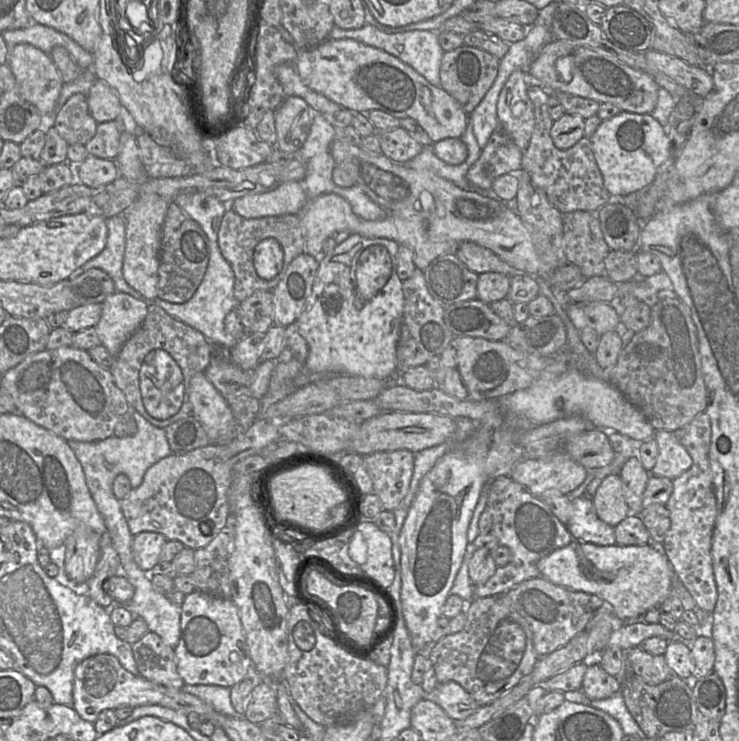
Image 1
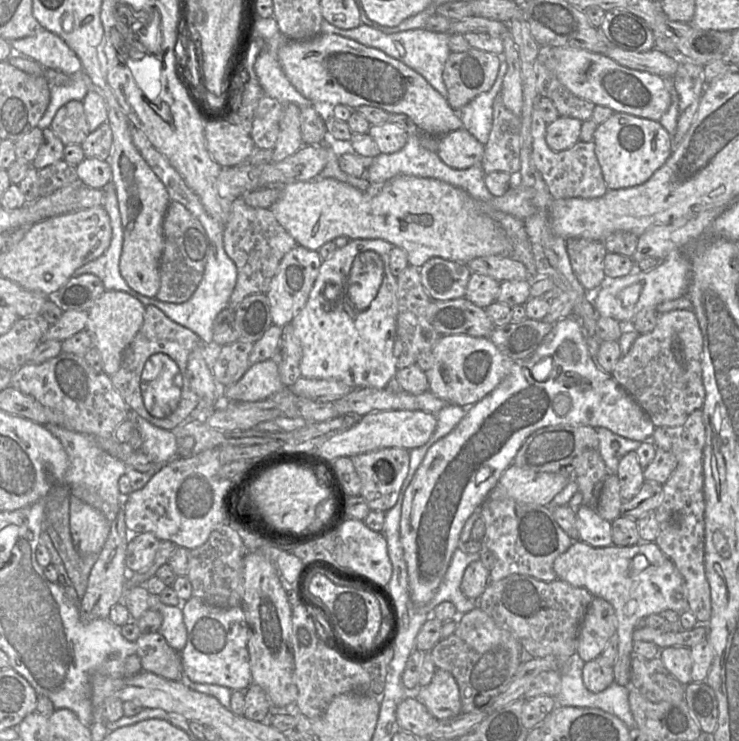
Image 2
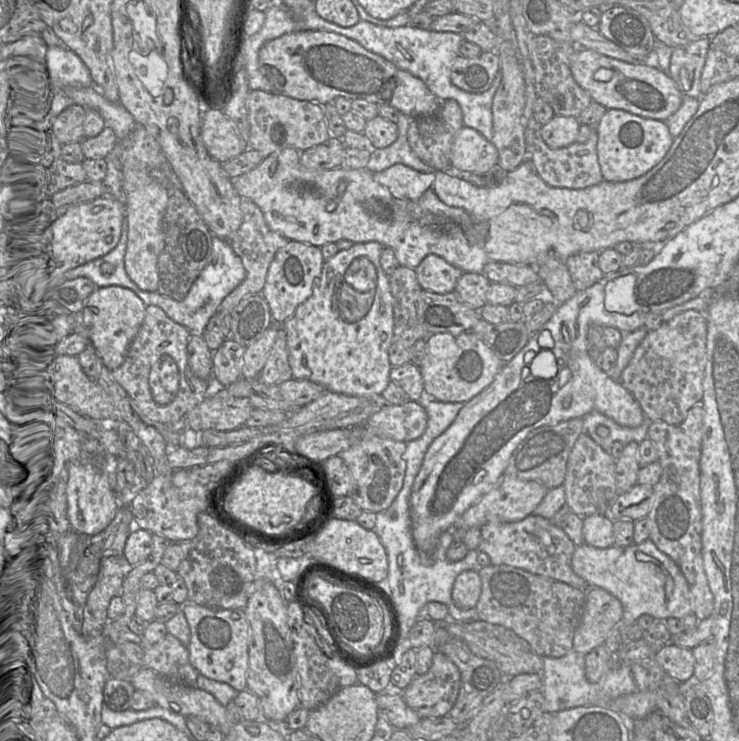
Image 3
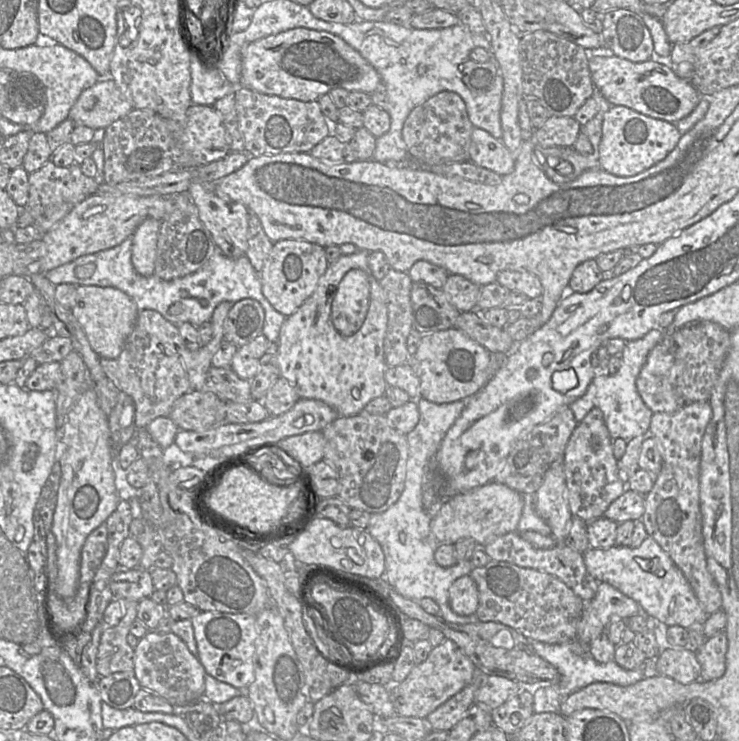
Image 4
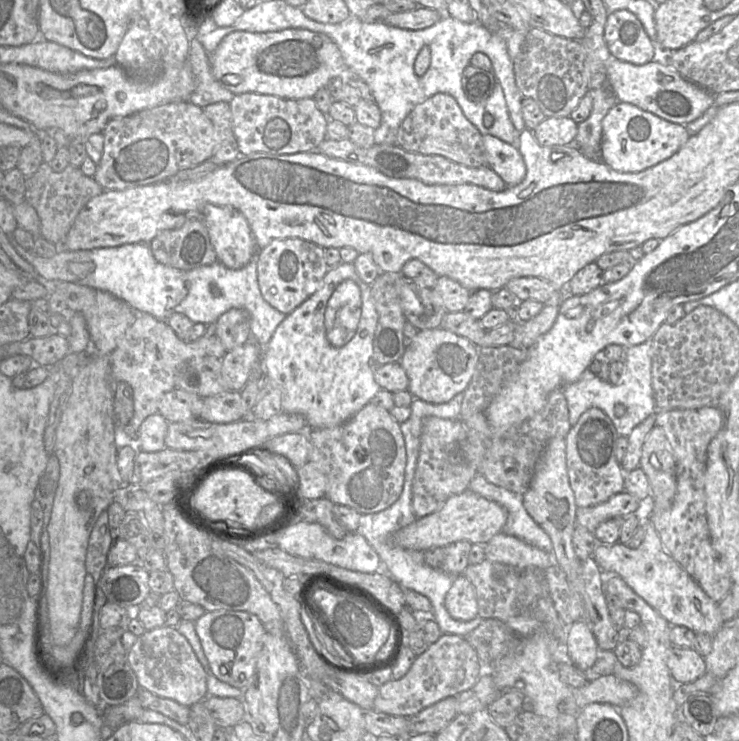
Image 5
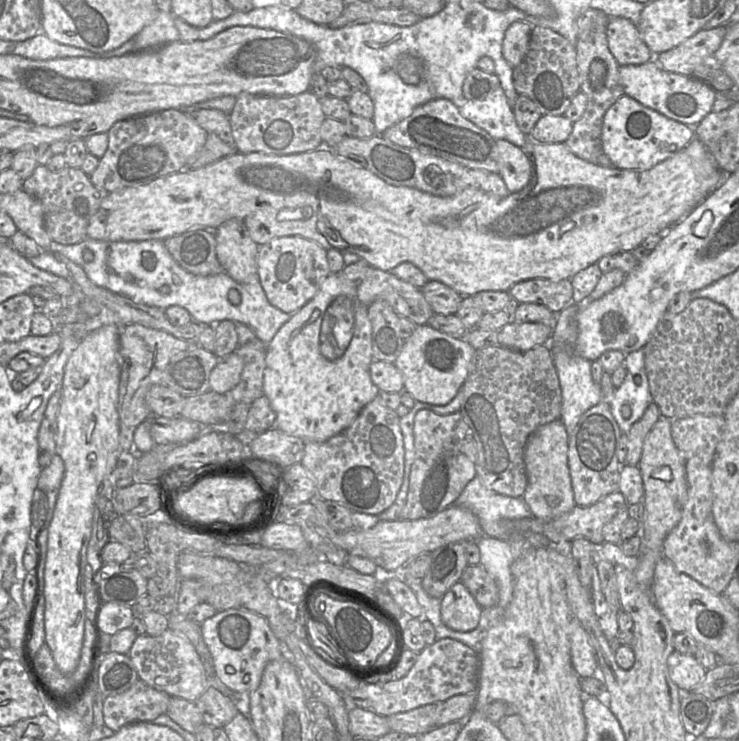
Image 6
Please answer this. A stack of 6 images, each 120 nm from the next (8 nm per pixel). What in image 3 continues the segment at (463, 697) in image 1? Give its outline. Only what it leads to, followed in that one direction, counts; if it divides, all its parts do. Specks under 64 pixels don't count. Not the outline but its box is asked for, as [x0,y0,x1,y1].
[402,650,460,719]

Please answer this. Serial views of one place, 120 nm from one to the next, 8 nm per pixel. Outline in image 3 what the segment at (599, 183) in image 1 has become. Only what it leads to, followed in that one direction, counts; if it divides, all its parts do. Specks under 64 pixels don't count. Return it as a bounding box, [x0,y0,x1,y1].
[525,116,603,189]

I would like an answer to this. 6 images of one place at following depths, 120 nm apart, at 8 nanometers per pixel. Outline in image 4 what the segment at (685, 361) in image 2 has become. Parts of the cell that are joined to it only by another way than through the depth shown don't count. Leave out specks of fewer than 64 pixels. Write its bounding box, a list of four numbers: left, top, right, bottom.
[636,333,683,413]

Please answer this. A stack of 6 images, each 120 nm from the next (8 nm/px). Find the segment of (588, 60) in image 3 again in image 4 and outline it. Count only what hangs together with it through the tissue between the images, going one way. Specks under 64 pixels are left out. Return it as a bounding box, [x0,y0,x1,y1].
[589,51,701,123]

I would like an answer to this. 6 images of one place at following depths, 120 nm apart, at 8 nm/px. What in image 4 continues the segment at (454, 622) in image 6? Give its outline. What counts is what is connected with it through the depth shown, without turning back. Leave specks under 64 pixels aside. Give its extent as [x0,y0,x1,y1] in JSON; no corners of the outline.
[448,575,479,616]

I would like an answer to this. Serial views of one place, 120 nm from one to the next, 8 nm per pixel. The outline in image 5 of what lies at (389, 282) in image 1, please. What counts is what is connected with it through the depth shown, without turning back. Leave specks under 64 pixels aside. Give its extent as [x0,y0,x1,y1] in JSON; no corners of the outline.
[262,262,381,429]

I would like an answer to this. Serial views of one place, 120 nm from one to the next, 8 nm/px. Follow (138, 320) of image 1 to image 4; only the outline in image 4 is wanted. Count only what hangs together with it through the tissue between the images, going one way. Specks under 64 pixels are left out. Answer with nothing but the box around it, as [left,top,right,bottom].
[71,285,139,359]

